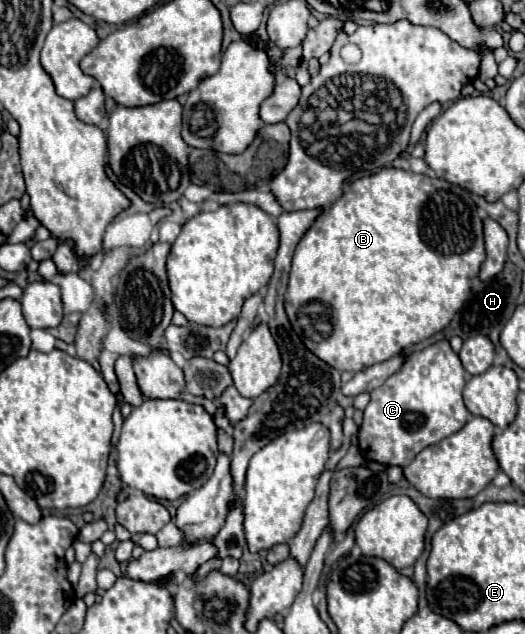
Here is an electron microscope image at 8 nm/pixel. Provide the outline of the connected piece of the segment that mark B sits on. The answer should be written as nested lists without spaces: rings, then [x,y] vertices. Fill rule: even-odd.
[[[386,167],[380,173],[374,173],[374,175],[348,183],[342,197],[328,211],[318,215],[314,225],[300,239],[296,253],[294,253],[294,261],[292,261],[288,291],[284,295],[286,313],[294,327],[294,333],[304,341],[304,345],[310,351],[314,351],[314,355],[318,355],[318,359],[322,359],[324,363],[328,363],[330,367],[340,369],[340,371],[350,371],[350,373],[364,371],[366,367],[370,367],[374,363],[382,363],[382,361],[398,355],[402,349],[410,347],[414,343],[420,343],[420,341],[432,337],[434,333],[442,331],[450,323],[454,313],[468,299],[472,279],[478,275],[484,259],[486,259],[486,253],[484,253],[484,239],[482,239],[482,219],[478,217],[478,209],[466,189],[462,189],[454,183],[448,183],[444,179],[438,179],[438,177],[428,177],[428,175],[418,175],[412,171],[396,169],[396,167]]]

